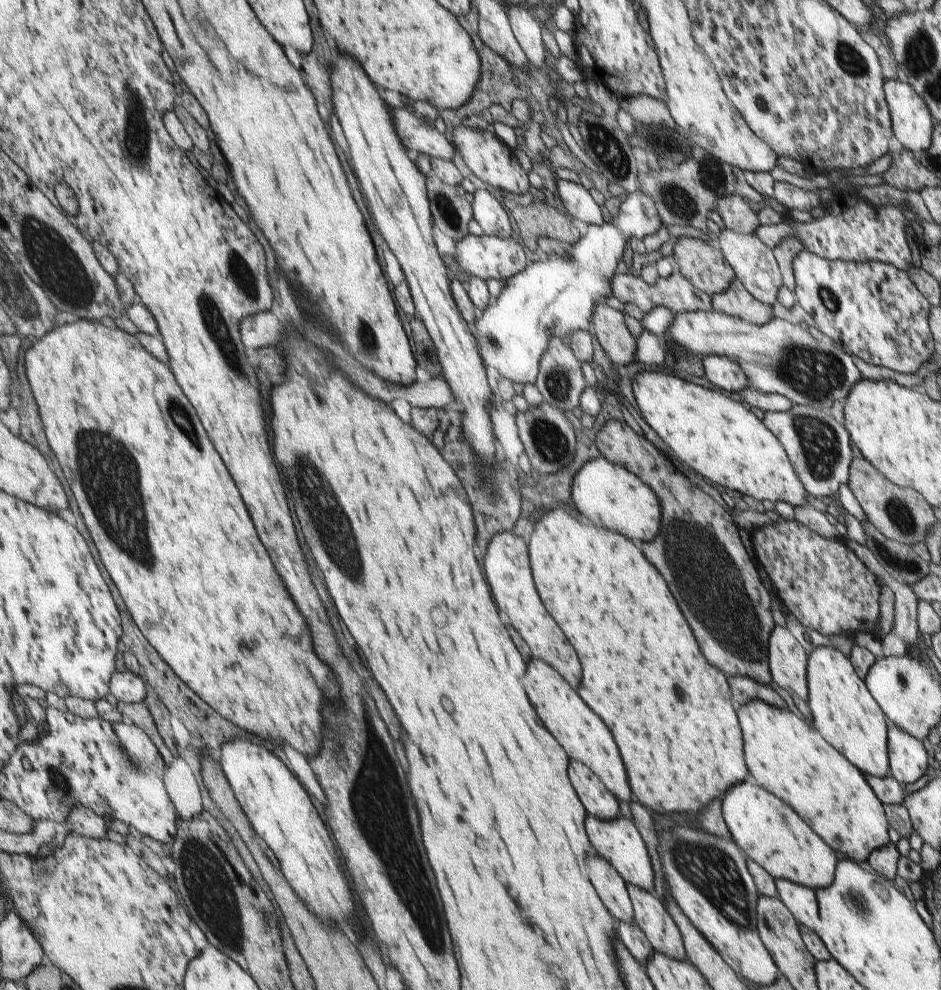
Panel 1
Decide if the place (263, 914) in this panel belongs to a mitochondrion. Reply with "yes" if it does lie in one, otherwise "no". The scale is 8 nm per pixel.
yes

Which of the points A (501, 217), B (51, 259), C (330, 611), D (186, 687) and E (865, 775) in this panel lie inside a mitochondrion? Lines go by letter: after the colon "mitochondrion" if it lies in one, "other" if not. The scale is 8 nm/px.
A: other
B: mitochondrion
C: other
D: other
E: other

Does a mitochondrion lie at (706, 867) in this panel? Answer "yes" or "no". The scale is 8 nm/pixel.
yes

